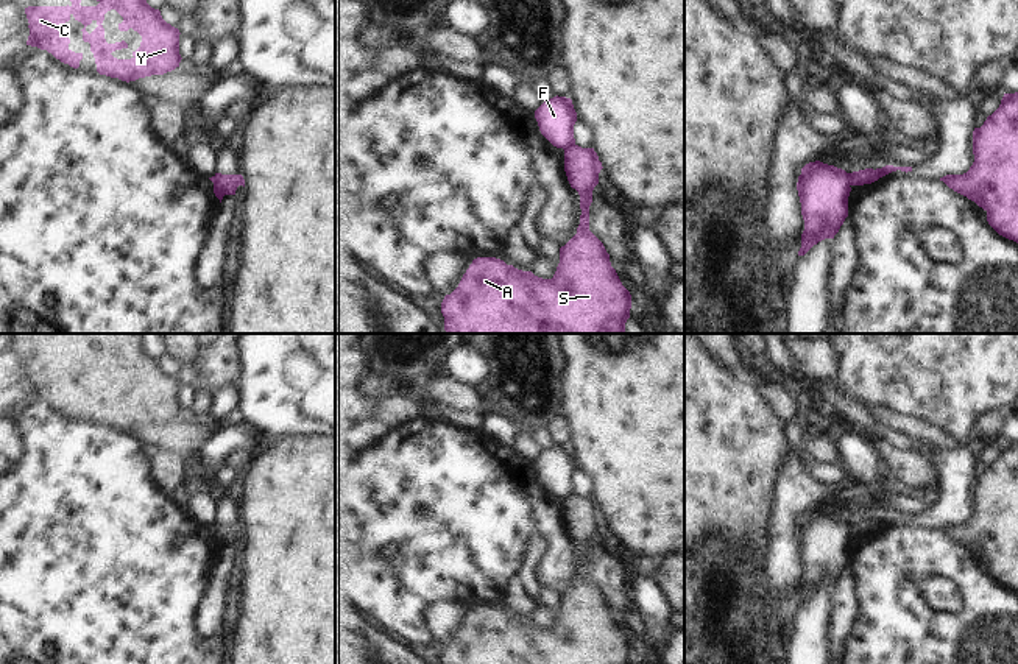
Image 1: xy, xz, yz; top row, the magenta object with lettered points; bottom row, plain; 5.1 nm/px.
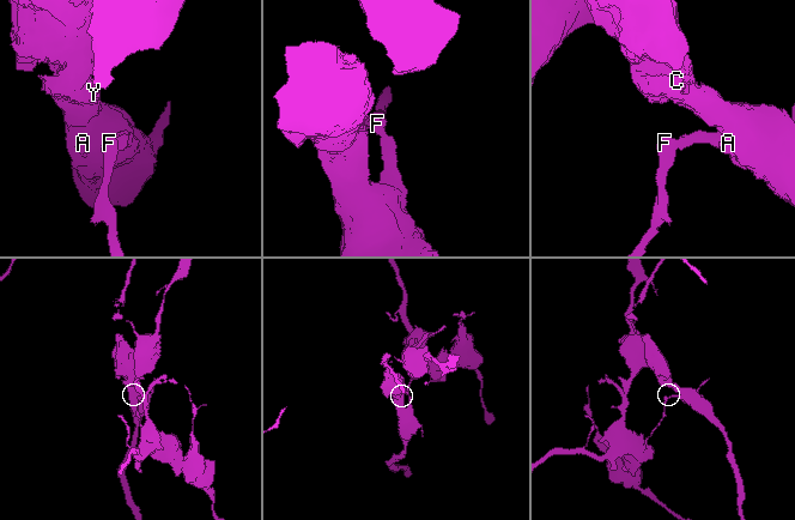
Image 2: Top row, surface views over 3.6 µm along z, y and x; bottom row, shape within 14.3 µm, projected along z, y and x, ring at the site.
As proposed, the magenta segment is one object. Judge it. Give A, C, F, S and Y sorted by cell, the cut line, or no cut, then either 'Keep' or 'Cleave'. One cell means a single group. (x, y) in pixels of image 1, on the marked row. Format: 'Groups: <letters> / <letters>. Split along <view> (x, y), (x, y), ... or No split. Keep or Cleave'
Groups: A C S Y / F. Split along xy (214, 176), (214, 181), (225, 194). Cleave

